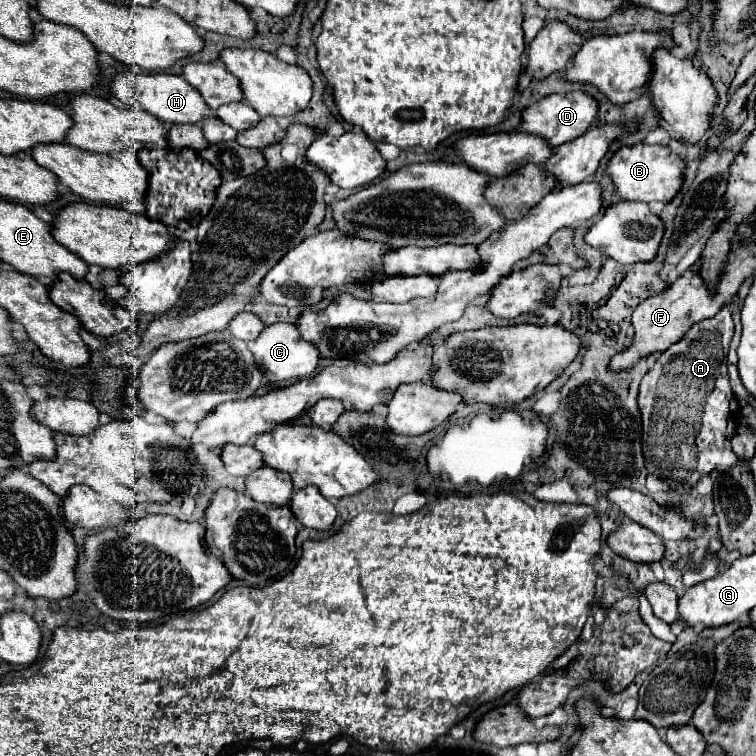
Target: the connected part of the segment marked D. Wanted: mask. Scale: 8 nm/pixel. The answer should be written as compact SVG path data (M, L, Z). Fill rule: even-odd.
M573 91L573 93L555 93L539 99L537 103L531 103L523 109L521 113L521 129L533 135L543 137L551 149L577 139L583 135L591 123L595 121L597 115L597 103L583 91Z

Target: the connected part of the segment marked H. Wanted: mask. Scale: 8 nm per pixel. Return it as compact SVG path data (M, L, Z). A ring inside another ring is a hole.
M139 73L135 75L135 87L133 87L133 99L151 115L155 115L157 119L161 119L167 125L175 125L175 123L195 123L201 125L201 121L205 117L215 115L215 111L211 111L201 93L191 87L183 77L179 75L171 75L171 73Z

